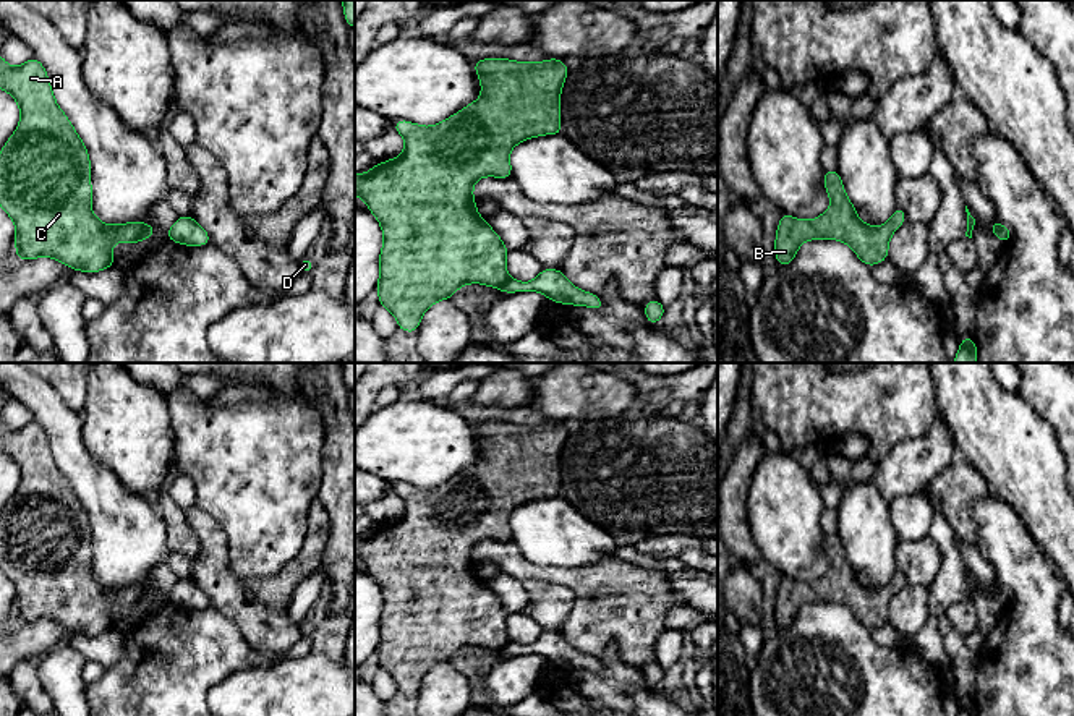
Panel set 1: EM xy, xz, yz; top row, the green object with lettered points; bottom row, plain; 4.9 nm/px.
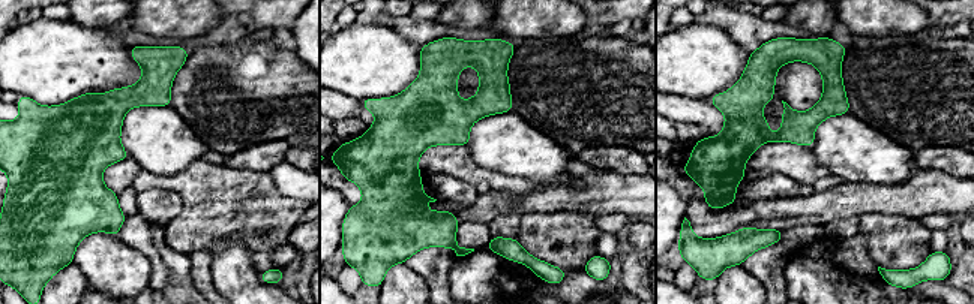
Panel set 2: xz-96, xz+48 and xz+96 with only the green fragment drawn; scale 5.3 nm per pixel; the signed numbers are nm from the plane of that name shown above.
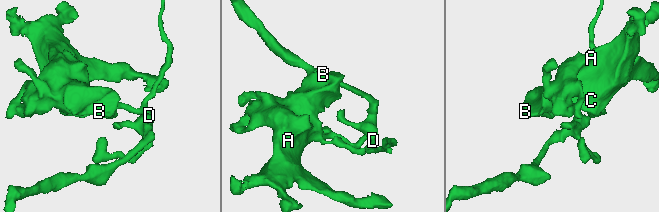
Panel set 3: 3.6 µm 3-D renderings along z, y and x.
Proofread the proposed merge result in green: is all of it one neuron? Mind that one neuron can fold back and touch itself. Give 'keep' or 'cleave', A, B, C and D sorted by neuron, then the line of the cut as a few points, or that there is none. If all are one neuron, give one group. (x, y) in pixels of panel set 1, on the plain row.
cleave; A B C / D; cut in xy along (144, 587), (140, 601)

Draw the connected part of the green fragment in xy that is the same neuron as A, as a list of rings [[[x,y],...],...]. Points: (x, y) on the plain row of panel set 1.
[[[0,416],[0,452],[18,465],[21,476],[16,494],[0,514],[0,570],[16,591],[16,622],[47,619],[89,637],[112,630],[112,607],[136,607],[144,585],[109,588],[94,578],[89,515],[57,468],[47,434],[36,420],[21,429],[8,429]]]

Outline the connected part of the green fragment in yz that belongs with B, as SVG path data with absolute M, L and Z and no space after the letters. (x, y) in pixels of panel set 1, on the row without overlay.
M825 533L823 546L831 562L831 570L825 577L813 583L781 578L774 604L778 627L791 627L799 609L816 601L841 603L868 630L886 624L891 598L907 583L904 572L897 569L891 582L880 590L867 588L847 560L837 533Z

